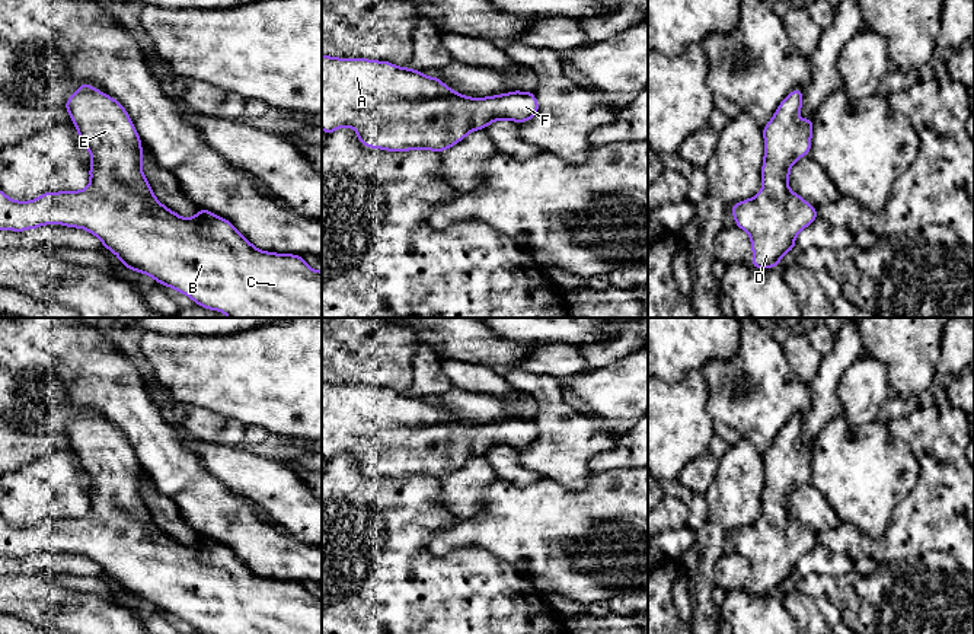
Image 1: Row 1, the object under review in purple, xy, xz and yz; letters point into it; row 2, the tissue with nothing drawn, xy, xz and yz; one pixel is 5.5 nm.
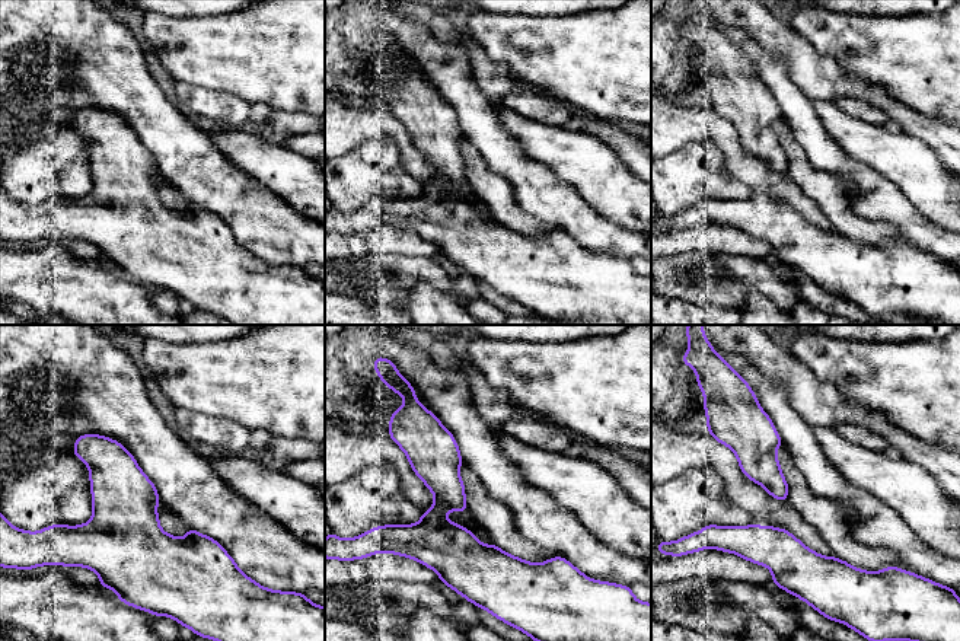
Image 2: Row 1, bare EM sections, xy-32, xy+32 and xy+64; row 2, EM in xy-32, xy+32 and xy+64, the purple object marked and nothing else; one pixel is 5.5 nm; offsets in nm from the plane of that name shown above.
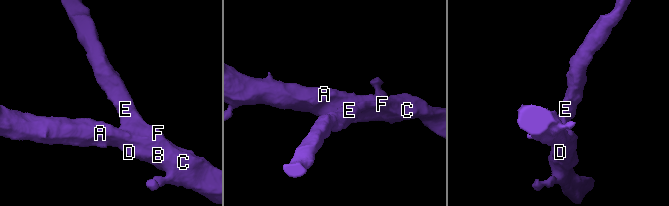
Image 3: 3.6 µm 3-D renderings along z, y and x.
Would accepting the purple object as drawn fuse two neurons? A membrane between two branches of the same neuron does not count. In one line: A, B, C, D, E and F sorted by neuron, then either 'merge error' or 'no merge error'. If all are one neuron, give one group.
A B C D E F; no merge error

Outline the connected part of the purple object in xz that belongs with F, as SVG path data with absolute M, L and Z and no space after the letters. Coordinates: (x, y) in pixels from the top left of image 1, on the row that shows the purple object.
M322 55L322 130L326 134L352 127L360 143L389 152L443 152L473 130L483 130L498 120L524 122L537 115L533 92L510 92L488 98L469 98L447 87L438 77L397 67L389 61L335 58Z

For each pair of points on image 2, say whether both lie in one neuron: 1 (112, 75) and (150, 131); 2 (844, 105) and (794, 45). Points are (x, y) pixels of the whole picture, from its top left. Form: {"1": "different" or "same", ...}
{"1": "same", "2": "different"}

